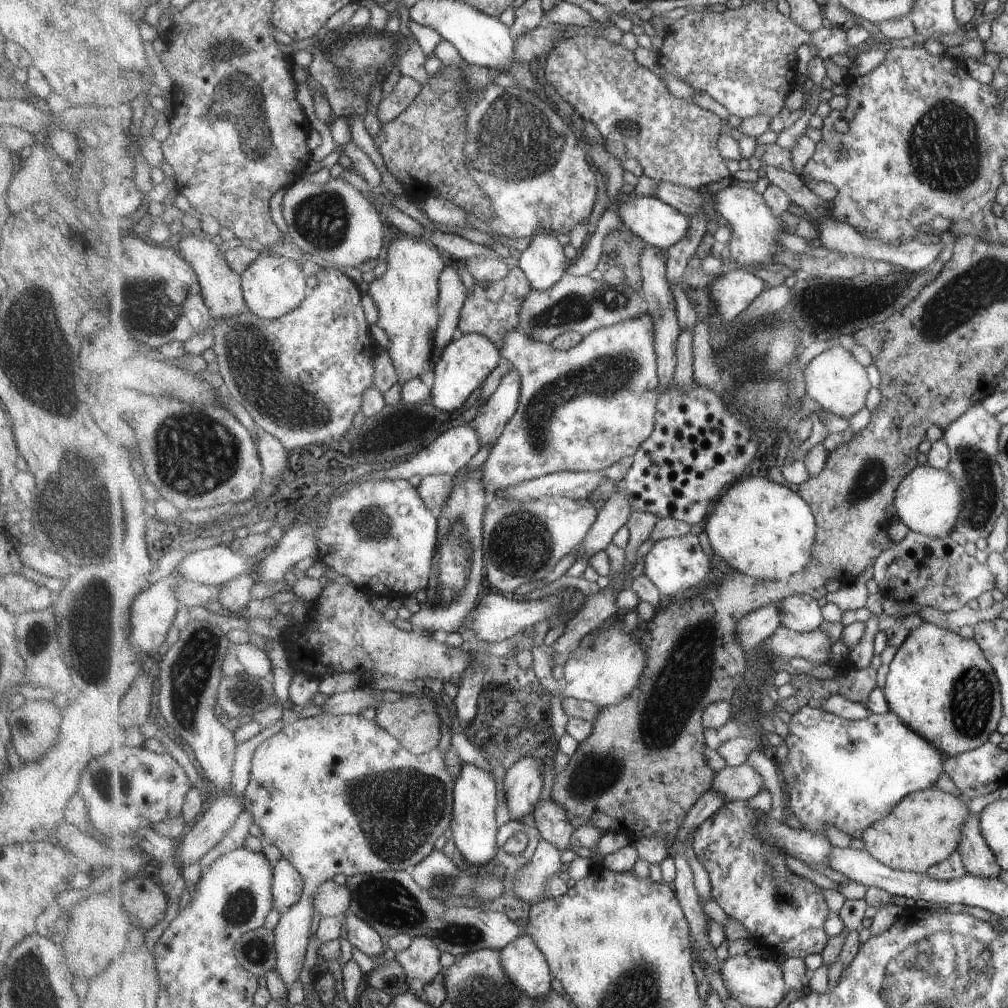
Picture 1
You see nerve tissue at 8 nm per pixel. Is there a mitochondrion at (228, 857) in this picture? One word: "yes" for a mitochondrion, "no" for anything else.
no

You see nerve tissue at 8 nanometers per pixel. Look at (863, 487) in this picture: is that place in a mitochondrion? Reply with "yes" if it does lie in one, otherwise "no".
yes

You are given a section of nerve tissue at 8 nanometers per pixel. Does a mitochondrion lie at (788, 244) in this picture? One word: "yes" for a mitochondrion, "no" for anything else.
no

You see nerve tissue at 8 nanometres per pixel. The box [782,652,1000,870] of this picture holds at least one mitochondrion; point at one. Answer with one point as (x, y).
(972, 697)

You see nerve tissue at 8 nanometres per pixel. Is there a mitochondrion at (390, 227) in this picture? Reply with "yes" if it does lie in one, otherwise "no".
no

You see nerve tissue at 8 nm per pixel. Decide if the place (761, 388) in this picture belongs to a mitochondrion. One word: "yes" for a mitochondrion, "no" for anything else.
yes

